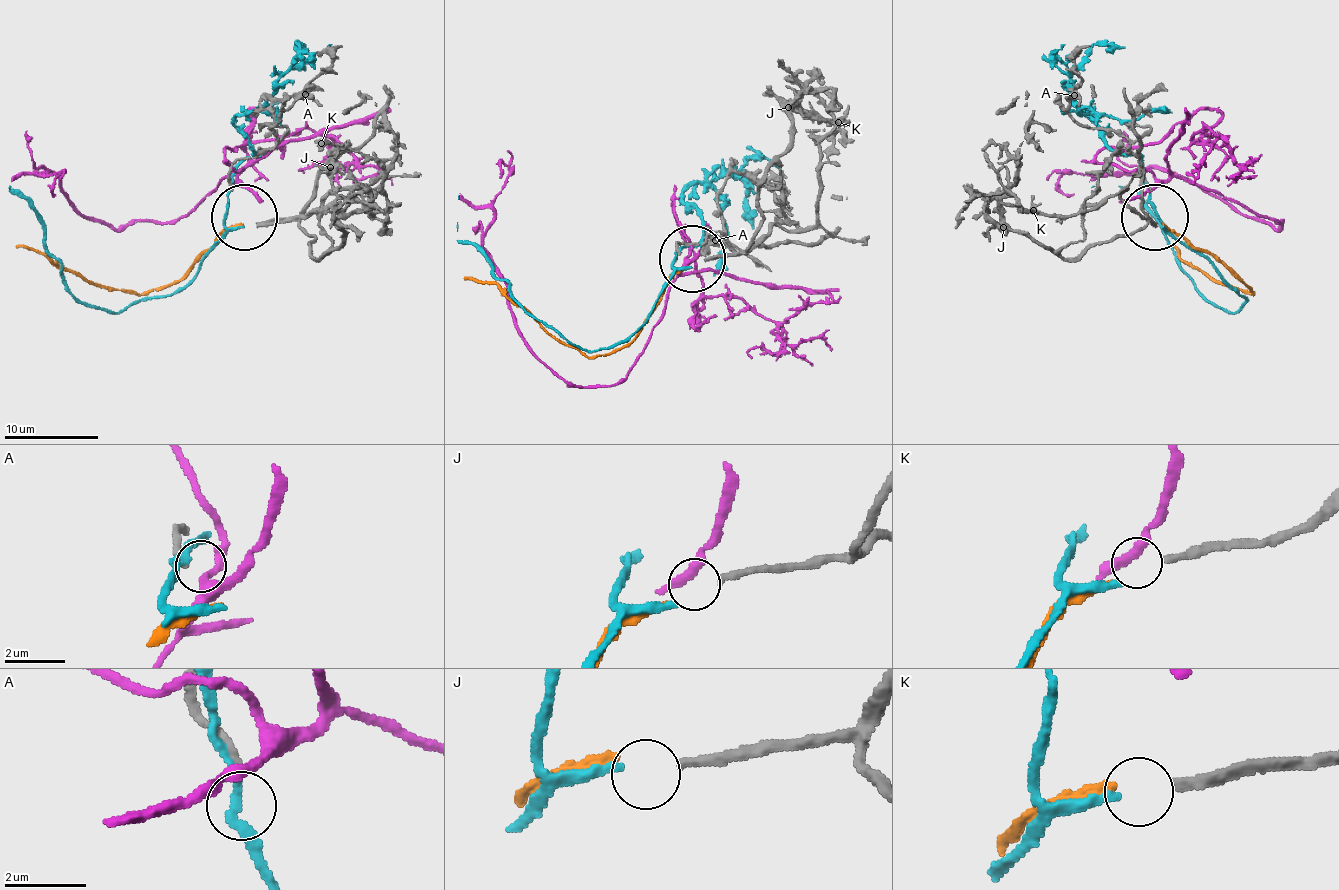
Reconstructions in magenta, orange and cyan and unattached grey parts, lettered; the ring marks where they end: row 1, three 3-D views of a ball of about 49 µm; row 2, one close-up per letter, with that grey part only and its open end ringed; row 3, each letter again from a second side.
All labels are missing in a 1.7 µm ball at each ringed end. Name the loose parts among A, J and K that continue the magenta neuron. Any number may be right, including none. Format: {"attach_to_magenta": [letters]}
{"attach_to_magenta": []}

